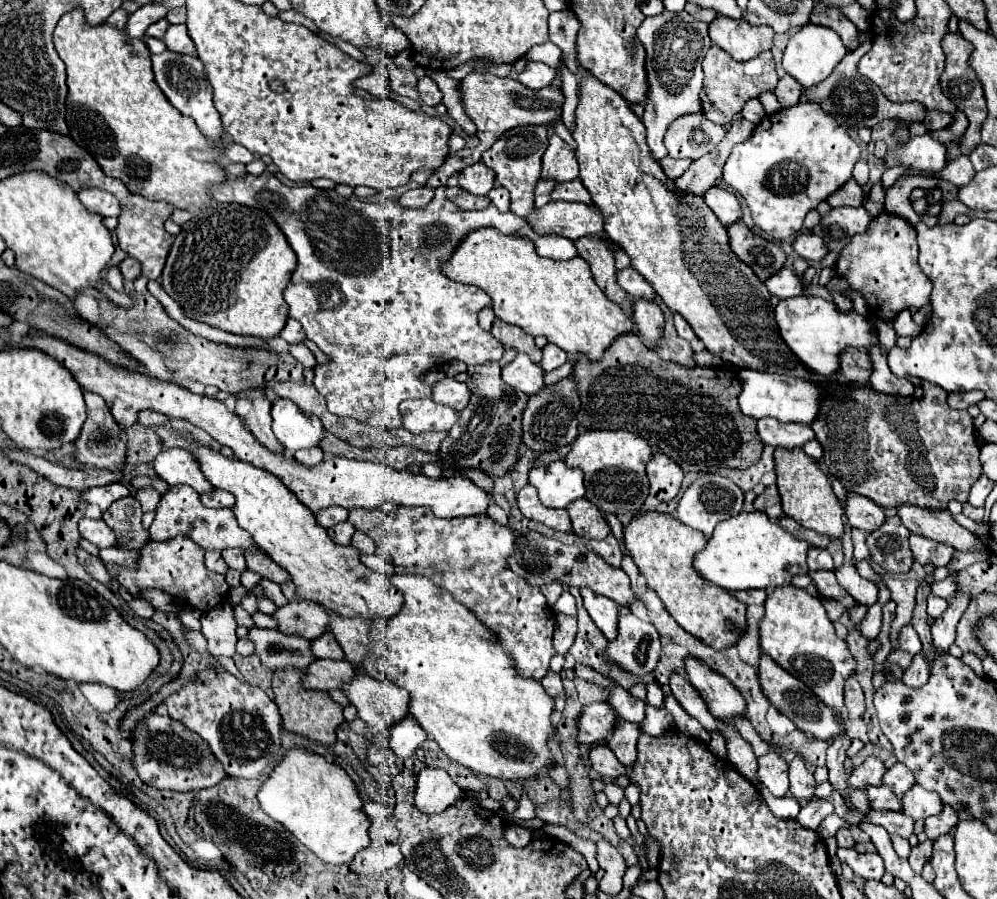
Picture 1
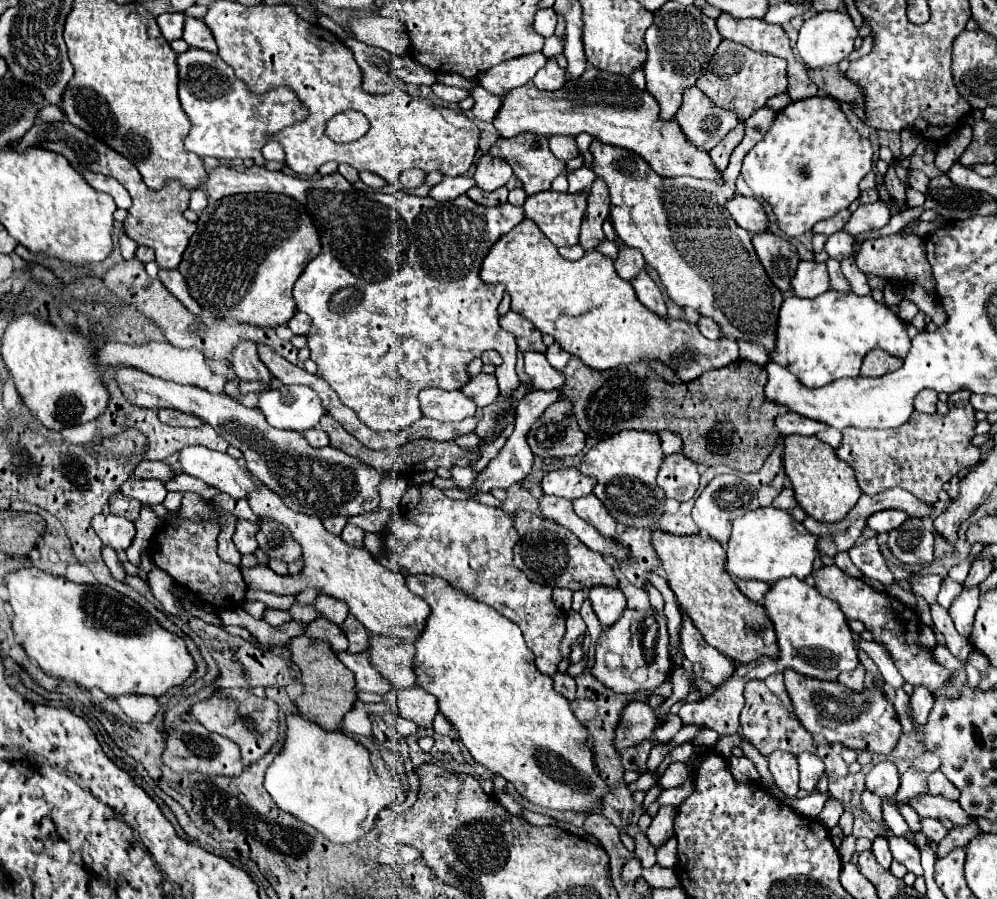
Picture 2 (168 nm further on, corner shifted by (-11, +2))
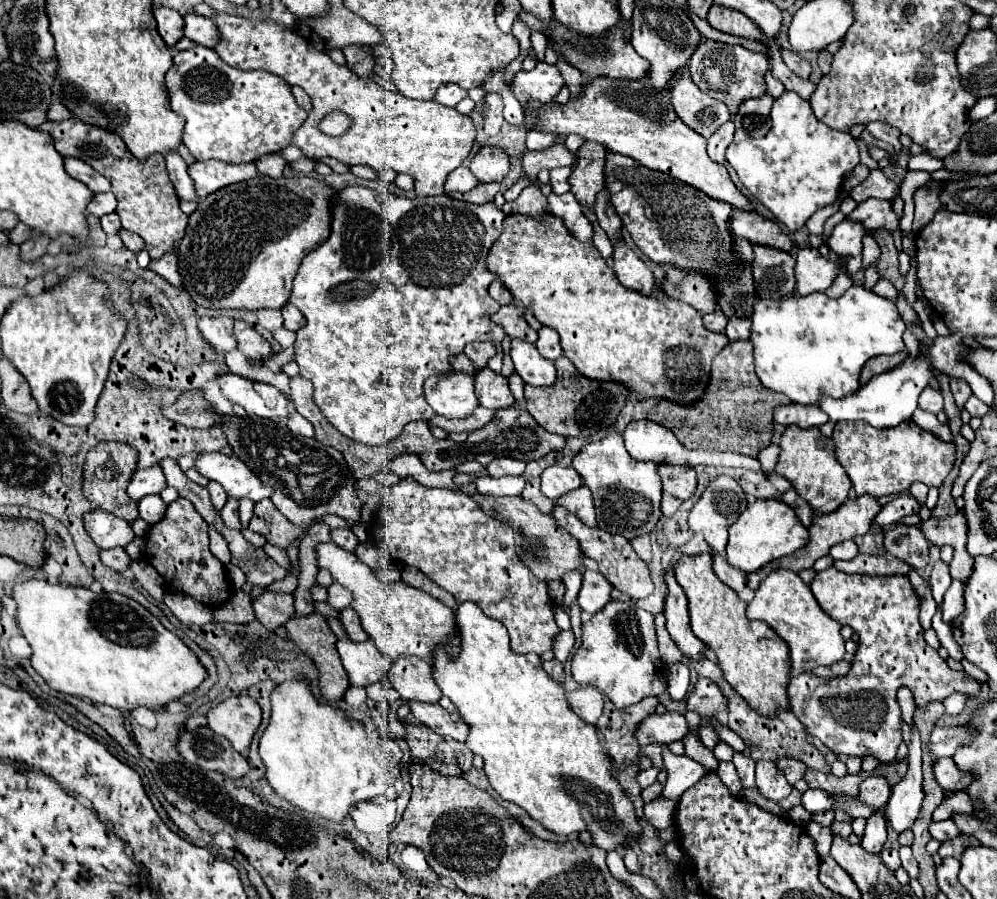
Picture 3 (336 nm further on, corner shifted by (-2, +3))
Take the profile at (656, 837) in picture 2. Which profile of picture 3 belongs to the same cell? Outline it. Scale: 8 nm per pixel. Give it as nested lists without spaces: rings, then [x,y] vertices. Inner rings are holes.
[[[667,746],[663,747],[663,764],[665,764],[665,770],[667,770],[667,778],[681,778],[681,780],[675,780],[675,782],[665,782],[663,786],[663,792],[661,792],[661,798],[665,800],[673,800],[673,802],[679,802],[681,794],[691,788],[693,784],[697,784],[703,774],[701,774],[701,768],[687,756],[675,756]]]

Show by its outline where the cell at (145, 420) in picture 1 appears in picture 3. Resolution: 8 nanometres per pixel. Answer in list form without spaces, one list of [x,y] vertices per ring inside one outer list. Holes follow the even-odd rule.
[[[201,390],[183,392],[175,404],[163,408],[161,412],[165,418],[187,428],[211,428],[219,422],[219,416],[211,412],[211,404],[203,398]]]

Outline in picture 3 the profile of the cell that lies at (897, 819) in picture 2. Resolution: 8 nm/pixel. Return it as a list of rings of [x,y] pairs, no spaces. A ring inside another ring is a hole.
[[[815,788],[815,790],[807,790],[807,792],[803,792],[801,806],[803,806],[809,814],[815,814],[815,812],[837,810],[839,800],[835,800],[829,792],[823,792],[823,790]]]

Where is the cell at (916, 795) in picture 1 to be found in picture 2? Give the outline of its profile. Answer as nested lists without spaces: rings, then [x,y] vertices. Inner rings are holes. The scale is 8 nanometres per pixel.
[[[934,771],[928,775],[928,787],[930,787],[930,795],[942,795],[948,799],[960,797],[960,791],[956,789],[956,785],[952,785],[950,779],[944,777],[942,771]]]

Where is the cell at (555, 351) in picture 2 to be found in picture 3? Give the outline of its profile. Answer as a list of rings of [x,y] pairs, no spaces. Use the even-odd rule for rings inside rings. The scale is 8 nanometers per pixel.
[[[543,326],[539,330],[539,340],[535,342],[535,346],[537,346],[539,354],[551,362],[555,362],[563,354],[563,350],[559,346],[559,334],[555,334],[555,330],[551,330],[547,326]]]

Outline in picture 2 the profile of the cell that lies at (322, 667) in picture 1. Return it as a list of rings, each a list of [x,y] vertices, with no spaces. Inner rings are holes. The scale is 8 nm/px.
[[[338,653],[340,661],[354,673],[356,677],[356,689],[358,691],[370,691],[376,695],[384,695],[392,689],[392,685],[378,673],[378,669],[370,661],[370,653]]]

